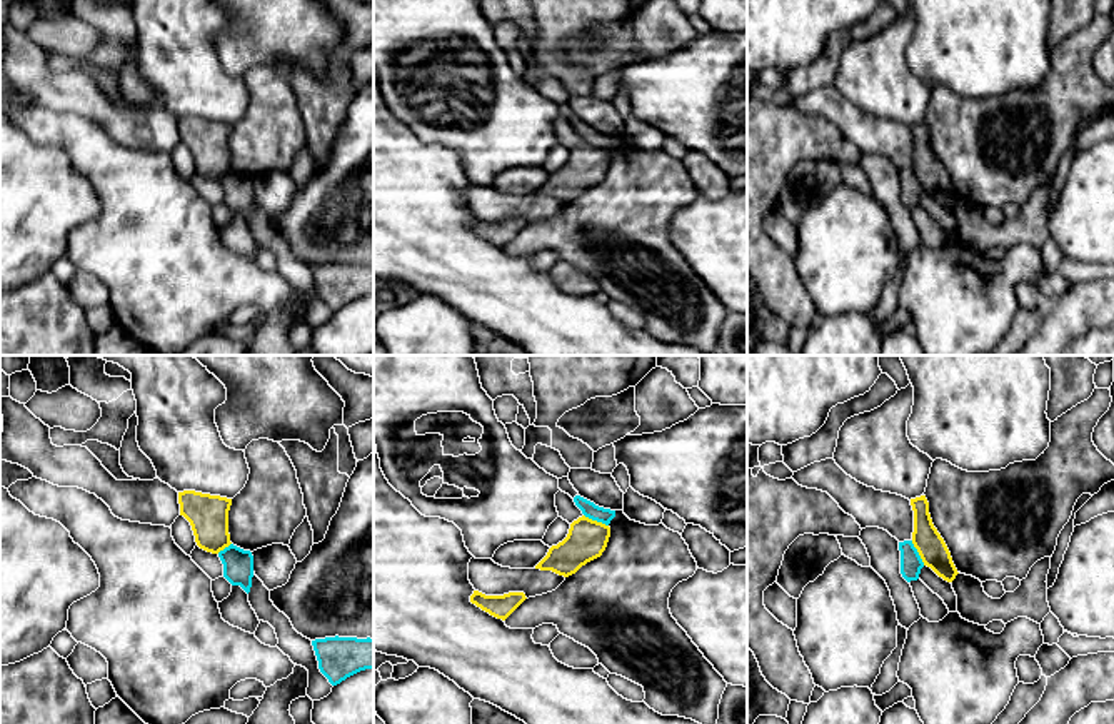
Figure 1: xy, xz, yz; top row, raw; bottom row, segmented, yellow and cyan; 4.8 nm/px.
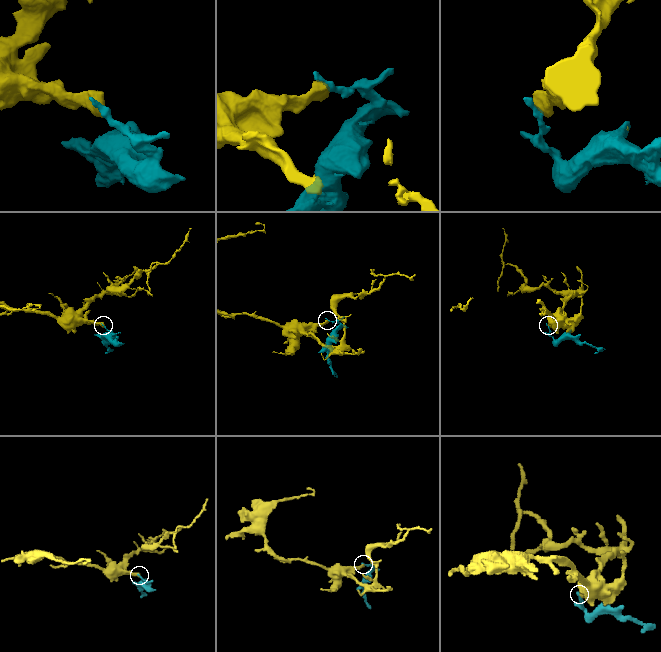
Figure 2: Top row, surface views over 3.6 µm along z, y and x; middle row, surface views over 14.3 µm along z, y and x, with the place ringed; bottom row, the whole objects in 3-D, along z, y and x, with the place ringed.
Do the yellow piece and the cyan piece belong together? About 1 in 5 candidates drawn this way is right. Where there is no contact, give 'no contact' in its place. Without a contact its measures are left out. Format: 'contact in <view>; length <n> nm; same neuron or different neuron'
contact in xz; length 130 nm; different neuron

